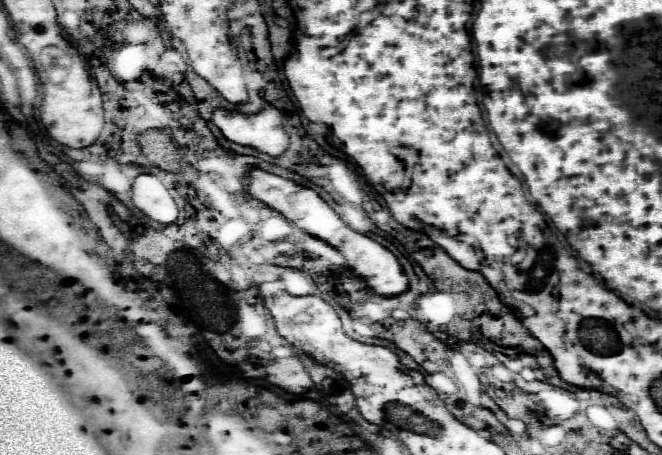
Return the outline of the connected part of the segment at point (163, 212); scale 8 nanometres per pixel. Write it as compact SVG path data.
M142 173L132 185L132 203L150 219L170 225L178 219L178 207L162 181L152 173Z

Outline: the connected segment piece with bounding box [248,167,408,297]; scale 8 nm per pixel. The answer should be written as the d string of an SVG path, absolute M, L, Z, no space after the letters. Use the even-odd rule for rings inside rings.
M250 167L248 177L250 177L250 183L248 183L250 197L254 197L256 201L268 205L270 209L282 213L286 219L290 219L296 227L304 229L306 233L332 245L344 257L344 267L354 277L364 281L370 291L374 291L376 295L382 295L382 297L396 297L396 295L402 295L408 291L408 277L404 275L404 269L398 263L396 255L390 249L386 249L384 245L376 243L374 239L370 239L362 233L356 233L348 225L344 225L342 219L328 207L328 203L314 189L304 187L290 179L278 177L274 173L268 173L260 167Z

